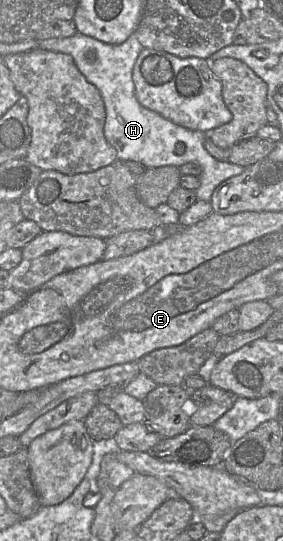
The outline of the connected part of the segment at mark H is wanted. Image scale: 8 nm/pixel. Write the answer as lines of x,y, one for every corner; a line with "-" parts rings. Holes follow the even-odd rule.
79,32
71,37
43,39
37,42
41,49
70,55
86,80
99,90
105,107
104,136
116,150
118,160
139,162
146,168
168,165
180,167
188,162
196,162
202,171
198,176
200,186
195,190
195,194
197,200
209,202
220,183
245,170
241,165
219,161
211,156
204,147
207,138
204,132
177,125
139,103
135,95
132,73
144,47
135,34
119,45
106,44
-
90,50
96,53
94,62
88,62
85,57

